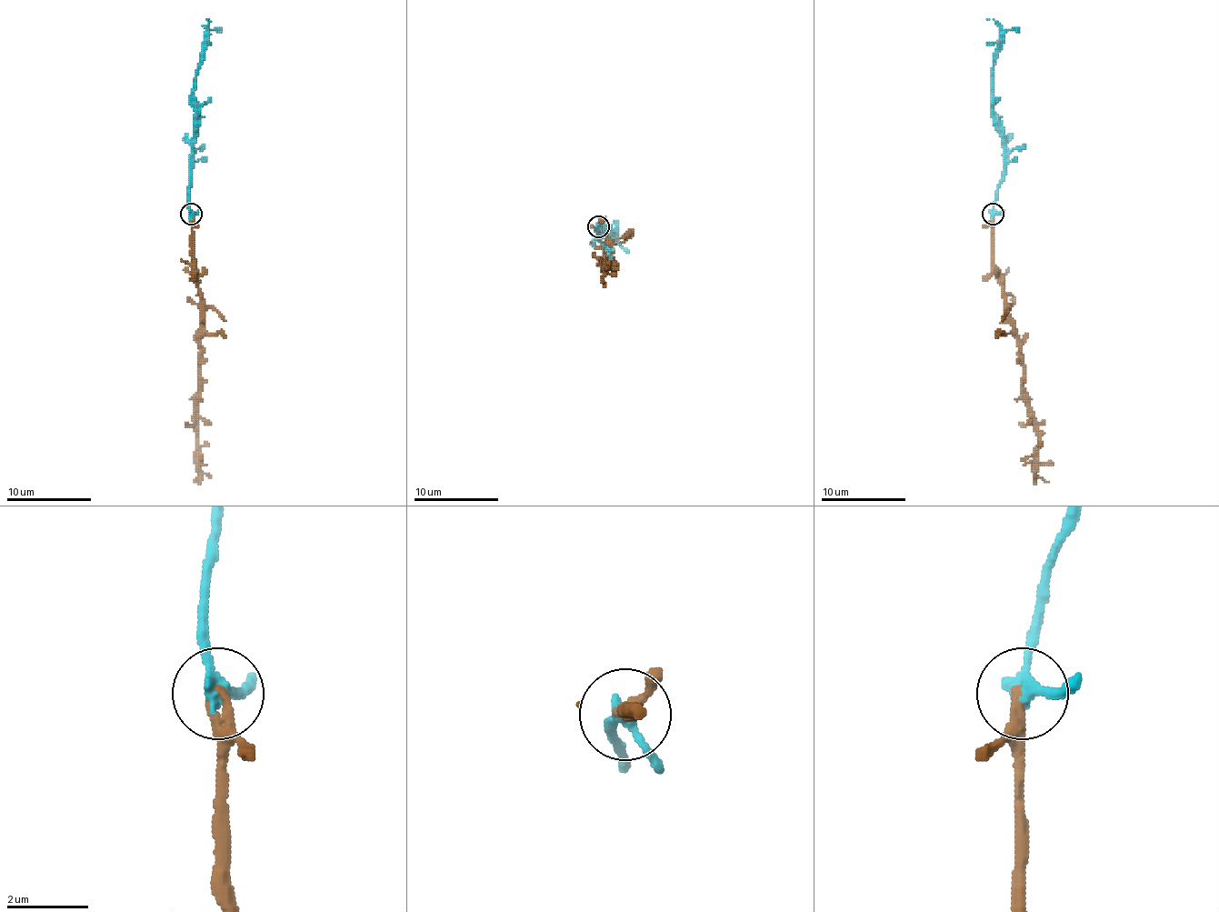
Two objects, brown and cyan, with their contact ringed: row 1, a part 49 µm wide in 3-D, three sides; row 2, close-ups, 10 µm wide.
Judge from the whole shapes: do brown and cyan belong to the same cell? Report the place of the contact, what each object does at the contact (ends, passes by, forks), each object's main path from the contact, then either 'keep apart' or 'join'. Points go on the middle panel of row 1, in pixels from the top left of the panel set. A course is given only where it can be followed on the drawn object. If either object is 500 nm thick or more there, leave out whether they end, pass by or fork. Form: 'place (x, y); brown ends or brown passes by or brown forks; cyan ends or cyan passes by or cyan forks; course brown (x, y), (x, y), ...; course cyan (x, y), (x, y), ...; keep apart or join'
place (598, 226); brown ends; cyan passes by; course brown (599, 227), (607, 237), (605, 272), (601, 282); course cyan (599, 227), (599, 237), (603, 234), (601, 227), (614, 234), (614, 221); join

